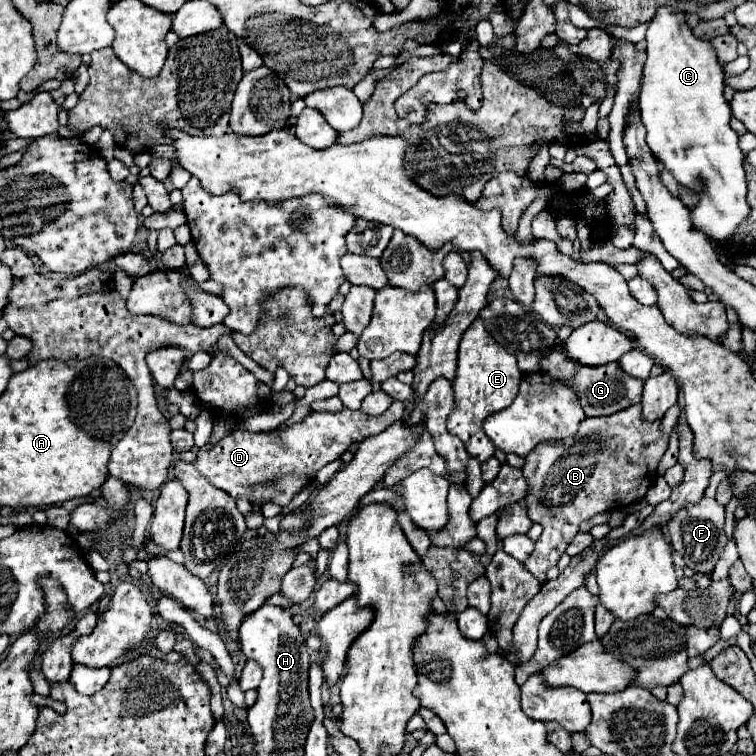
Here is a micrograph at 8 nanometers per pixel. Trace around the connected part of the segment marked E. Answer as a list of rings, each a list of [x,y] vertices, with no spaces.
[[[477,317],[471,327],[463,333],[463,339],[459,343],[459,359],[457,359],[457,371],[453,379],[453,389],[457,393],[457,409],[449,415],[447,429],[449,433],[457,435],[465,447],[467,453],[477,457],[479,461],[487,461],[493,457],[495,445],[489,441],[489,437],[483,431],[483,421],[487,415],[501,411],[509,407],[519,391],[523,373],[517,367],[517,359],[511,357],[485,329],[483,321]]]

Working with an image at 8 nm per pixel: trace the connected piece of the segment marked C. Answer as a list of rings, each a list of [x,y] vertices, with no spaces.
[[[661,7],[647,29],[647,61],[643,67],[639,111],[647,129],[647,145],[653,155],[671,171],[681,187],[695,191],[697,205],[691,207],[693,229],[707,235],[715,245],[725,247],[733,241],[737,227],[749,217],[751,207],[747,203],[747,179],[745,179],[745,155],[739,147],[739,135],[731,129],[731,109],[723,97],[723,67],[713,55],[711,43],[693,37],[693,31],[685,25],[683,13],[675,13],[669,7]]]

